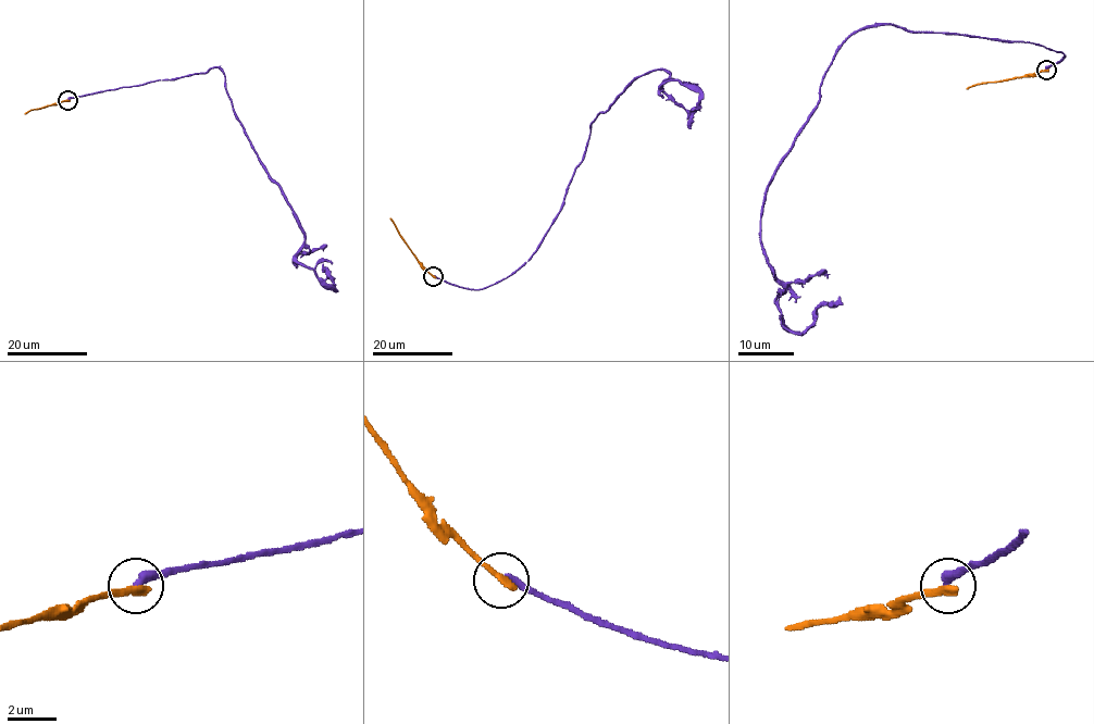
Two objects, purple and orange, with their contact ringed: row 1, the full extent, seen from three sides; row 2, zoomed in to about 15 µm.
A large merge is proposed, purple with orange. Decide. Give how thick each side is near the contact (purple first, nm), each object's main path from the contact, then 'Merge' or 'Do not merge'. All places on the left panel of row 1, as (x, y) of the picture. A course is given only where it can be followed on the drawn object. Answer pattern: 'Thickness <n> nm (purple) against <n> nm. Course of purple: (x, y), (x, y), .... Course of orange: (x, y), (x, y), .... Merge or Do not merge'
Thickness 320 nm (purple) against 360 nm. Course of purple: (67, 99), (220, 69), (235, 119), (298, 220), (305, 240), (296, 259), (334, 290), (323, 264). Course of orange: (67, 99), (25, 113). Do not merge

